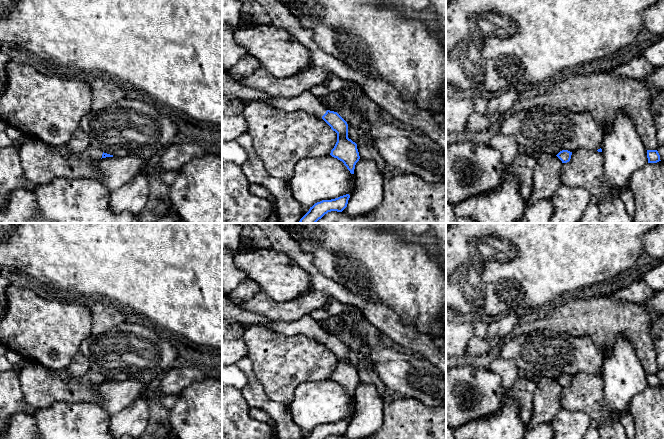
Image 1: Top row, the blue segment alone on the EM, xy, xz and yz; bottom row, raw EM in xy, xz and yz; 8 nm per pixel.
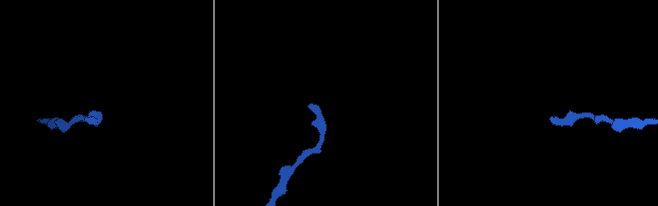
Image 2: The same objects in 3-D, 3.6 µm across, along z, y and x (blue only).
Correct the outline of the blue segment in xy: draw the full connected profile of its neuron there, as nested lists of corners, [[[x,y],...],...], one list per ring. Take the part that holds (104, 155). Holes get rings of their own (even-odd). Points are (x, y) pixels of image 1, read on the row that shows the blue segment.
[[[90,146],[81,153],[80,157],[81,158],[89,158],[89,159],[92,159],[94,161],[98,161],[101,158],[113,157],[113,155],[104,153],[100,149],[97,149],[97,148]]]

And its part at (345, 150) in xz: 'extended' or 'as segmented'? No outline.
extended

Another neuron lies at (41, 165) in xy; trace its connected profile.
[[[79,127],[67,146],[71,151],[69,158],[52,151],[50,145],[38,138],[22,145],[19,156],[26,179],[35,184],[47,184],[59,177],[97,180],[96,161],[80,157],[90,147],[88,135]]]

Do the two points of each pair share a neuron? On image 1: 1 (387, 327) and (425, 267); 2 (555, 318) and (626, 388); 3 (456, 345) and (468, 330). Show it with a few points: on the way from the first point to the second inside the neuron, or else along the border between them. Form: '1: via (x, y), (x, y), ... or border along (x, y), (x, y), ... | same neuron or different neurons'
1: border along (376, 301), (388, 305), (405, 322), (415, 327) | different neurons
2: border along (617, 337), (613, 348), (605, 357) | different neurons
3: via (457, 341), (464, 334) | same neuron

